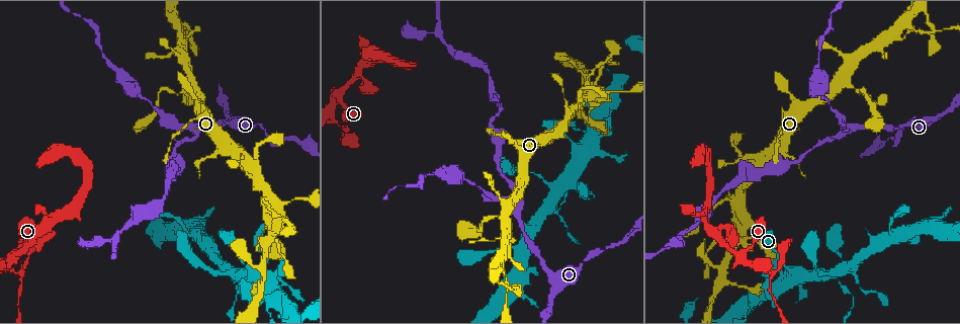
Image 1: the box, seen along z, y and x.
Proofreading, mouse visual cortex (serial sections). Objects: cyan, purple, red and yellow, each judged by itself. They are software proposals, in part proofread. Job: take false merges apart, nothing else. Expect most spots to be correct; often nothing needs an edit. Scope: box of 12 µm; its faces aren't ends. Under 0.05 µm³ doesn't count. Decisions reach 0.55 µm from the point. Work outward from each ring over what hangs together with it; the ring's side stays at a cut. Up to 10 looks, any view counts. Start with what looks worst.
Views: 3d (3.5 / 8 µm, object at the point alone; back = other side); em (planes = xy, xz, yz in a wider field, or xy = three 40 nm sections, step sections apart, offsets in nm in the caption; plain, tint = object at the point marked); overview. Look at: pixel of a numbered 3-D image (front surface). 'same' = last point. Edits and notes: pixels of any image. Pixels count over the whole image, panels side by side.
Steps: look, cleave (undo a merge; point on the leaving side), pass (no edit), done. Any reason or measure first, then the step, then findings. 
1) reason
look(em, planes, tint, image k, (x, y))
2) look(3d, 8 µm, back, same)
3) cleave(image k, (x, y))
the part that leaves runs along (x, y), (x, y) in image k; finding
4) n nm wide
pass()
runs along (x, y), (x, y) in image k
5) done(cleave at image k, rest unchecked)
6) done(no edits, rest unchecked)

three arms meet
look(3d, 3.5 µm, image 1, (772, 271))

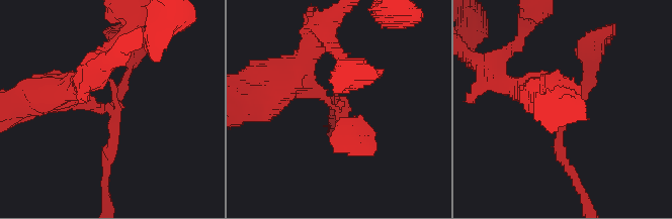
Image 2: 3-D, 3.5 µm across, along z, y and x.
3 arms; arms of 100, 150, 400 nm; shape alone is not enough
look(em, xy, step 5, plain, image 2, (337, 109))

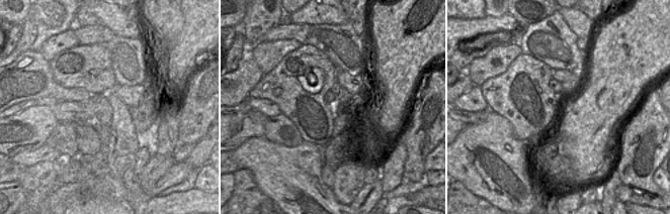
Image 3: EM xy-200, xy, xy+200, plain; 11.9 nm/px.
look(em, xy, step 5, tint, same)

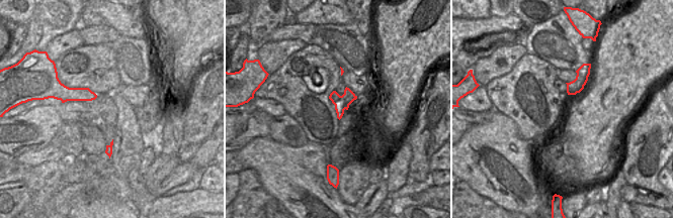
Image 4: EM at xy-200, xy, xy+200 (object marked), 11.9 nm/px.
pass()
runs along (295, 75), (356, 133) in image 2; one cell here

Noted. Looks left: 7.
abrupt turn
look(3d, 3.5 µm, image 1, (930, 31))

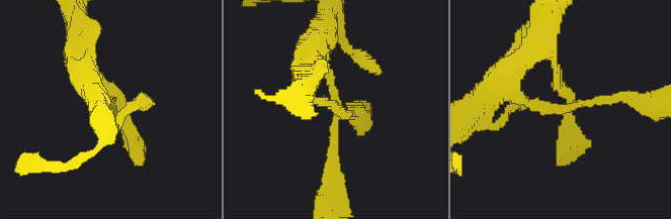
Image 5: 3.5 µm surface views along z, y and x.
look(em, xy, step 2, tint, image 5, (565, 110))

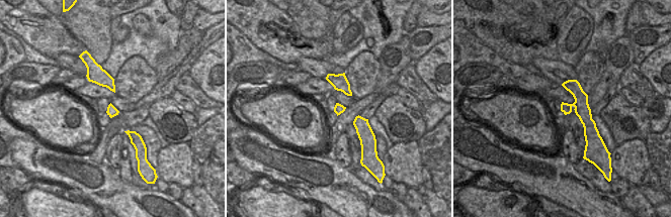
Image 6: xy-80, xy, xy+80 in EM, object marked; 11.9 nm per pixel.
pass()
runs along (509, 91), (569, 109), (562, 158) in image 5; all the same cell

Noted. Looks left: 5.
look(3d, 8 µm, image 1, (883, 143))

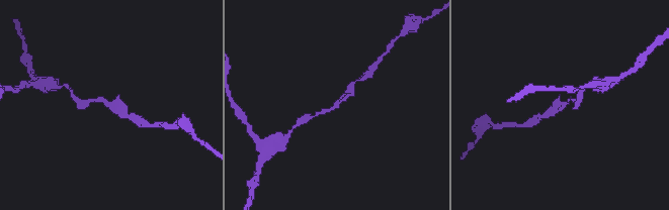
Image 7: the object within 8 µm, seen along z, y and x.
shape alone is not enough
look(em, xy, step 5, tint, image 7, (336, 106))

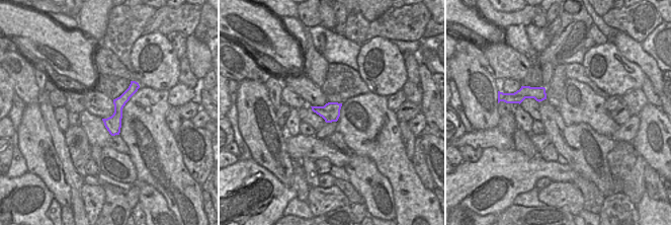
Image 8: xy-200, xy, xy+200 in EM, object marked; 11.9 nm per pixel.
pass()
runs along (311, 117), (330, 110), (351, 86) in image 7; one cell here

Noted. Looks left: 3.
look(3d, 8 µm, image 1, (519, 207))

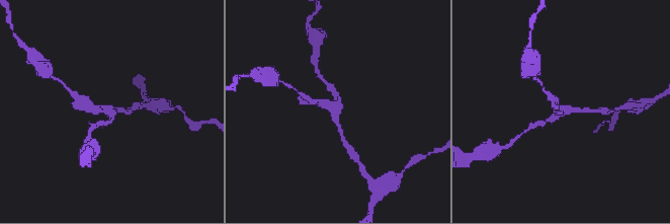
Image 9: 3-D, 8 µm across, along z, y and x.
closer look
look(3d, 3.5 µm, image 9, (566, 108))

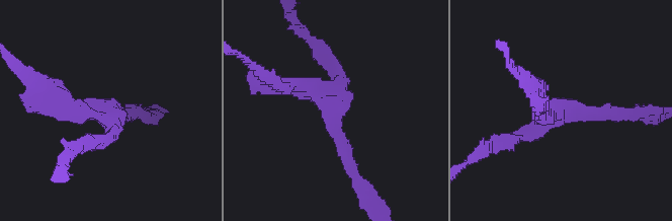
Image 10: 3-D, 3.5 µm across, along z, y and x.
3 arms; arms of 200, 200, 300 nm; now the EM
look(em, xy, step 3, tint, image 10, (560, 110))

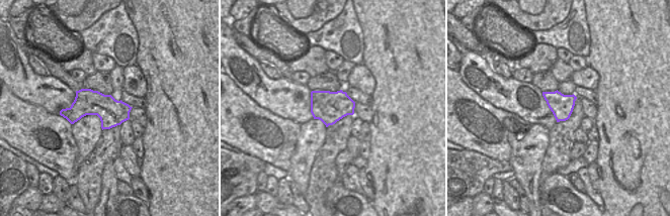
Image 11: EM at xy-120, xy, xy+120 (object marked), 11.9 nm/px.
pass()
runs along (351, 169), (323, 55) in image 10; all the same cell

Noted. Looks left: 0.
done(no edits, rest unchecked)

